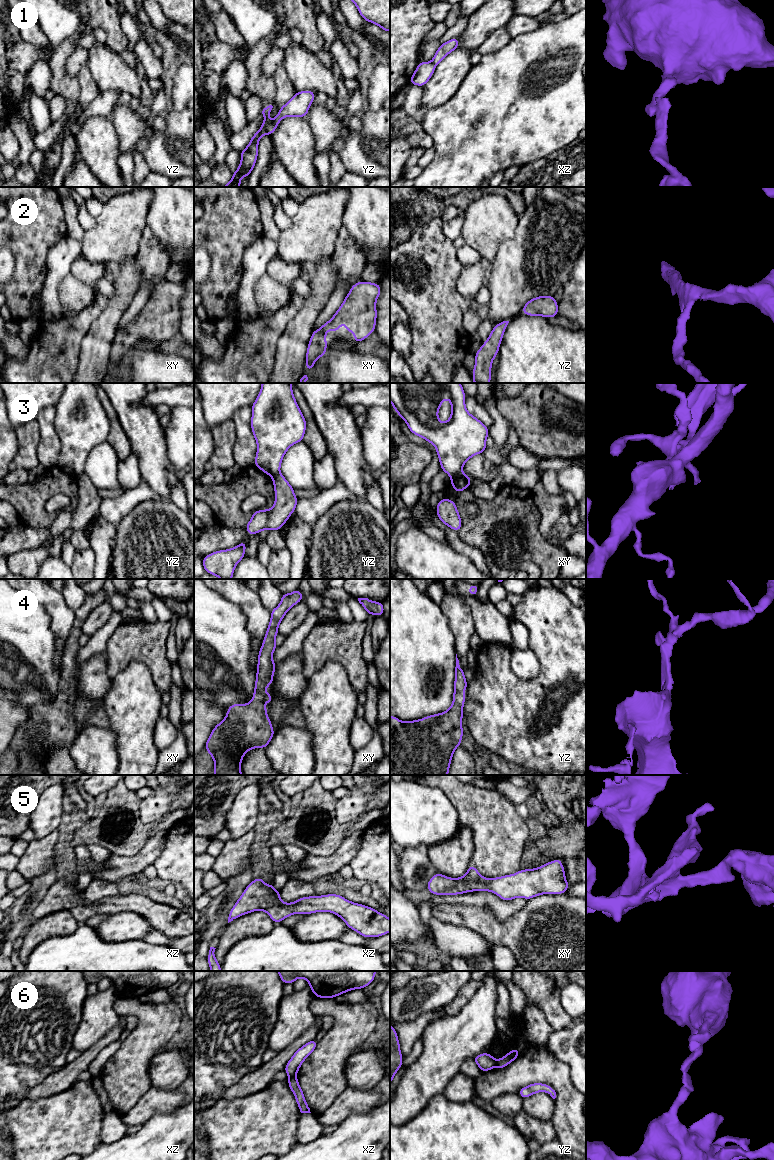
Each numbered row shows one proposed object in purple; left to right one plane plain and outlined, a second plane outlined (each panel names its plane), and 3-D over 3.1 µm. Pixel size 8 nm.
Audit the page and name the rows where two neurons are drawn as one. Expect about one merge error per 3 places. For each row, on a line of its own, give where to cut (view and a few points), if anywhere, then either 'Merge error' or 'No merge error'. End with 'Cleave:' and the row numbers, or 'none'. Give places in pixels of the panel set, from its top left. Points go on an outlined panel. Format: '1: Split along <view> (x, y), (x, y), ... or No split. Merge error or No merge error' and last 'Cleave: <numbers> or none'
1: Split along yz (270, 121), (265, 133). Merge error
2: No split. No merge error
3: Split along xy (461, 472), (451, 478). Merge error
4: No split. No merge error
5: No split. No merge error
6: Split along xz (289, 1076), (295, 1077). Merge error
Cleave: 1, 3, 6

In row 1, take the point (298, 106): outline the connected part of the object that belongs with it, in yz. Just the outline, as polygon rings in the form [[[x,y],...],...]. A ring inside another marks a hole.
[[[309,90],[296,92],[285,105],[280,107],[278,115],[269,122],[266,128],[266,134],[271,136],[280,121],[285,117],[293,116],[307,118],[308,110],[316,95],[316,93]]]

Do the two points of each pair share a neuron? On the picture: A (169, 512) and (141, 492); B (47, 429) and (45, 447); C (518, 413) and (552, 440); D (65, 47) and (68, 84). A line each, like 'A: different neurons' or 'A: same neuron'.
A: different neurons
B: same neuron
C: same neuron
D: same neuron

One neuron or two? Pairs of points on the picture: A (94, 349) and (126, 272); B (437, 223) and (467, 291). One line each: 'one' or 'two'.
A: one
B: two

